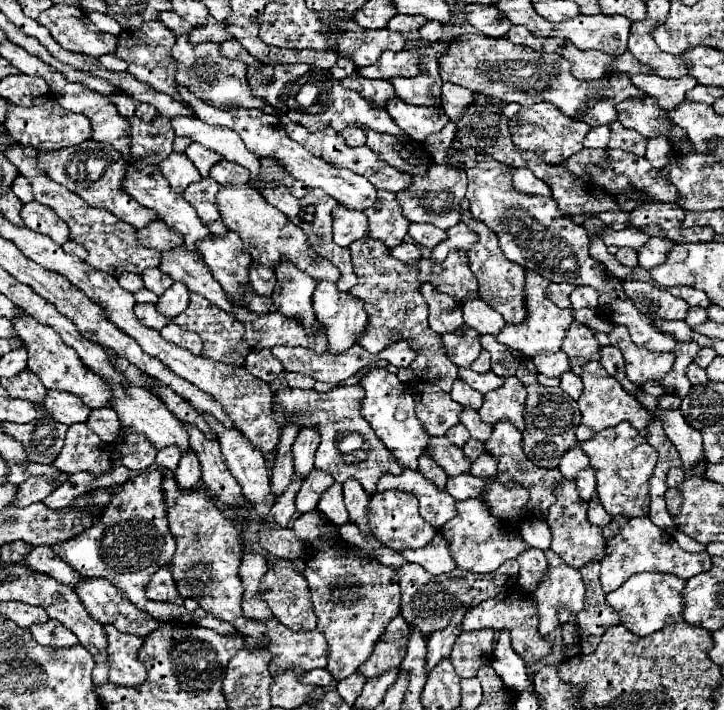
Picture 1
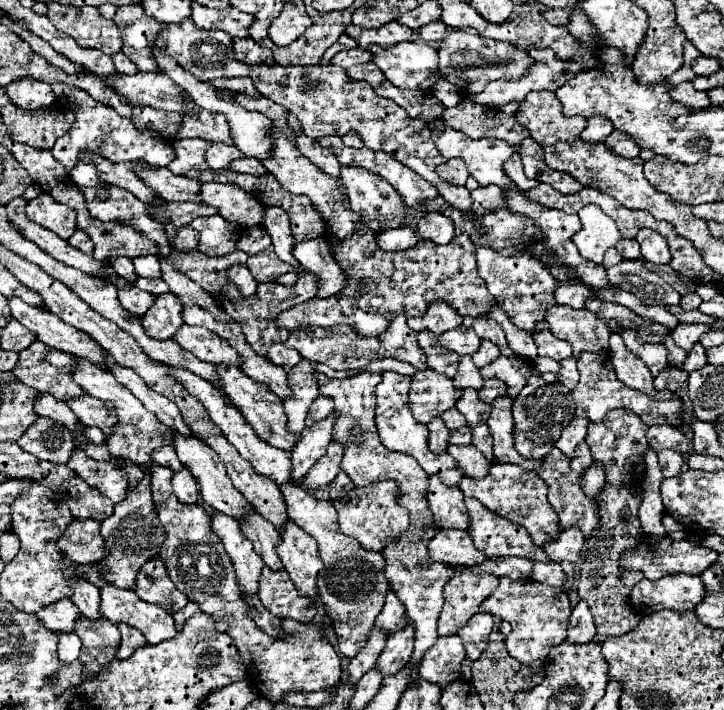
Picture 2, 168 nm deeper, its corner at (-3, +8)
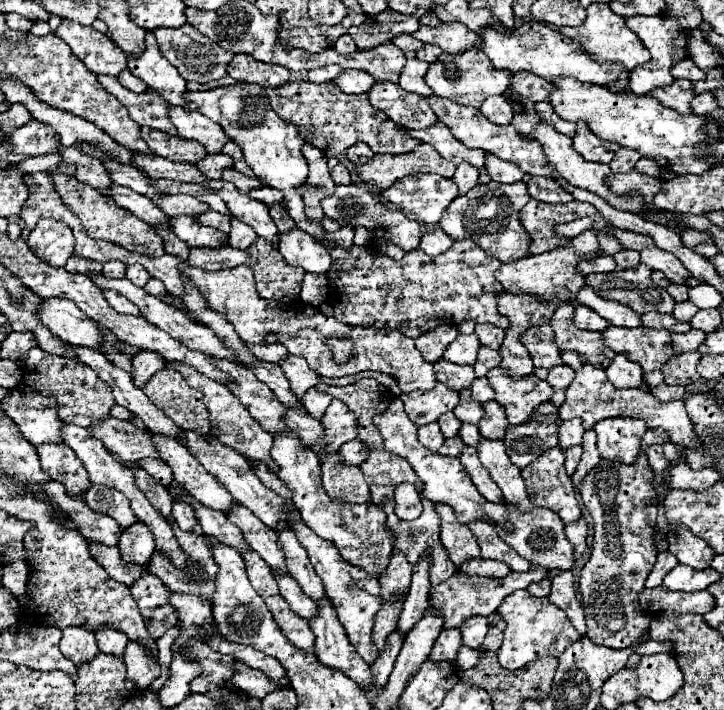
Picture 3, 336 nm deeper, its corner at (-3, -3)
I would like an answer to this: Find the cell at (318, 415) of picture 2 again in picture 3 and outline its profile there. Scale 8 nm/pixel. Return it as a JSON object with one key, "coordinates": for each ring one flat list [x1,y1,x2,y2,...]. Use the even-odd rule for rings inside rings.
{"coordinates":[[311,388,311,390,305,394,305,398,303,398,305,410,307,410,311,416,315,416,315,420,321,420,321,418,323,418,325,410,329,408,329,404,331,404,331,396,327,396,325,392,317,392,315,388]]}

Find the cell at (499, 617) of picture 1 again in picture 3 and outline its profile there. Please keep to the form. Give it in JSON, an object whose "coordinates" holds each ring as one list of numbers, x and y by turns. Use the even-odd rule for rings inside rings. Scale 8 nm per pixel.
{"coordinates":[[525,590,509,594,495,614,507,624,502,645,497,653,501,666,505,666,507,670,517,670,529,664,531,660,543,656,559,656,567,646,581,638,581,634,573,628,561,608,551,604,547,598,535,598]]}

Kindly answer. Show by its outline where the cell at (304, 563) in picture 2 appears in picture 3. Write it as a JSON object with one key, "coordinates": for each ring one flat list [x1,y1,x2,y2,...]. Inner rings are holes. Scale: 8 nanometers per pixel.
{"coordinates":[[321,598,315,604,317,612,311,616,311,620,307,620,315,634,315,656,321,660,321,664,343,670,359,686,371,686,373,678,369,664,361,660,361,656,347,640,343,624,335,616,331,602,327,598]]}

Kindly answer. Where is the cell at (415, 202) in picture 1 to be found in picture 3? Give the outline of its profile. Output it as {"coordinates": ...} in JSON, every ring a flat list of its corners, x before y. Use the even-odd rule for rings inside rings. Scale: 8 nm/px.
{"coordinates":[[461,162,453,174,453,182,459,186,459,194,469,192,477,184,477,178,479,178,479,172,467,162]]}

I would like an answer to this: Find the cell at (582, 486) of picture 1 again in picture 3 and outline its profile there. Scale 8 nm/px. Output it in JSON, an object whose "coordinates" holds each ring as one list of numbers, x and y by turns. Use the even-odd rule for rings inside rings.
{"coordinates":[[573,446,573,448,569,448,569,450,565,452,565,470,567,470,569,476,573,476,577,464,579,464,579,460,581,460,581,454,583,454,581,446]]}

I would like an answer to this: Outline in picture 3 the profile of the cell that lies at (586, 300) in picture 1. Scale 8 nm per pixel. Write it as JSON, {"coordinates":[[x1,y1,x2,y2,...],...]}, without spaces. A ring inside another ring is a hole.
{"coordinates":[[609,326,607,332,601,334,613,352,625,352,629,360,635,360,643,368,643,372,661,370,673,356,671,332,667,330]]}

